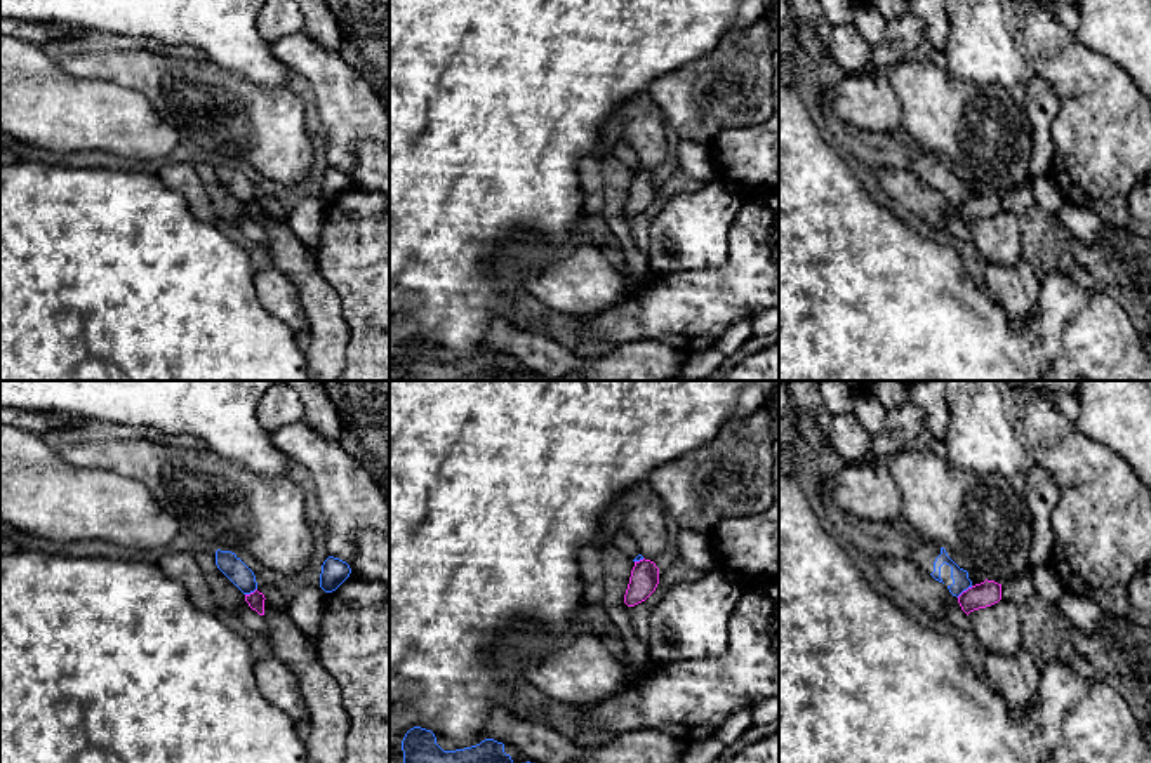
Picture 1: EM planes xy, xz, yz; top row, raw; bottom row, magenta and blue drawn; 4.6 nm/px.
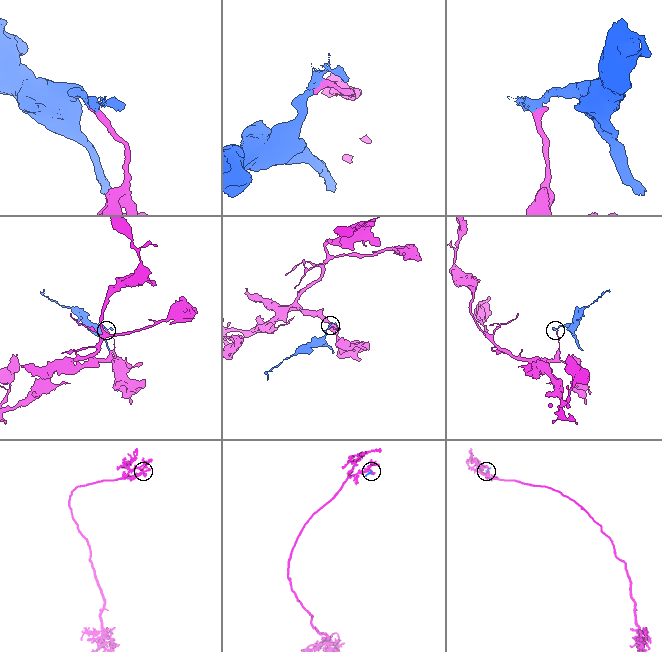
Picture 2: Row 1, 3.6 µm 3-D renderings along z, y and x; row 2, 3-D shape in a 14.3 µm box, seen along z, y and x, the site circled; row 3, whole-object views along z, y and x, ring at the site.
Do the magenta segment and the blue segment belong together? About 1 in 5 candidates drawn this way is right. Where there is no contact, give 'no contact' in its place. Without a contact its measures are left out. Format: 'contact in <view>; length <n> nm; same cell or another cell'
contact in yz; length 90 nm; another cell

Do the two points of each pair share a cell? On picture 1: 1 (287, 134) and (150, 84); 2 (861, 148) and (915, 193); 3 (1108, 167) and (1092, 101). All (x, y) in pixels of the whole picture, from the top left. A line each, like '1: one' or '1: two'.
1: one
2: two
3: one

